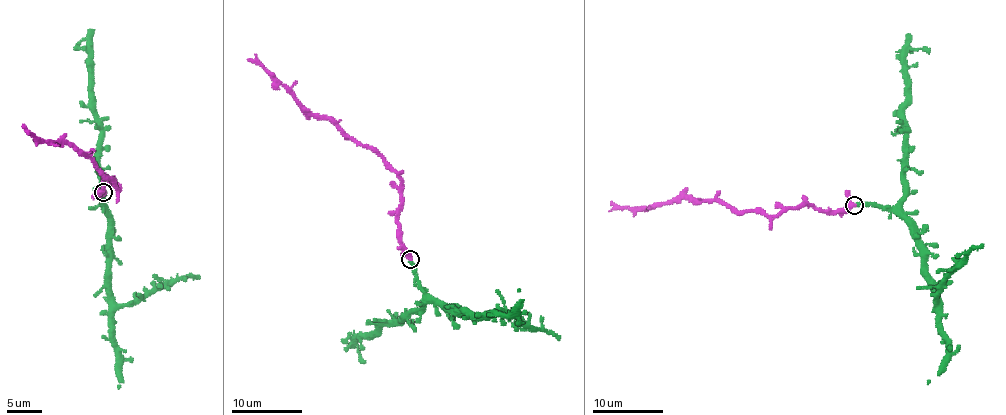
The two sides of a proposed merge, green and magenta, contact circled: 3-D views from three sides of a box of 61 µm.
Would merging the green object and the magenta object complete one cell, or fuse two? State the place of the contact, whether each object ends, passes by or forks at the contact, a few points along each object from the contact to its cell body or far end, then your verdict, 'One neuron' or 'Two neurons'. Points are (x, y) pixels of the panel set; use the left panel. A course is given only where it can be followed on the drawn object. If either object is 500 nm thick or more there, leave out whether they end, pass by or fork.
Place: (103, 192). At the ring green ends. At the ring magenta passes by. Course of green: (103, 191), (100, 199), (110, 221), (107, 277), (112, 299), (117, 304), (137, 303), (155, 291), (198, 276). Course of magenta: (103, 191), (98, 192), (112, 182), (120, 184), (118, 189), (77, 149), (33, 138), (22, 124). One neuron

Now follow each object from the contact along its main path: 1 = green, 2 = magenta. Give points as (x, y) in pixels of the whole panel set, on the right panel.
1: (855, 204), (884, 207), (907, 222), (920, 250), (923, 276), (936, 298), (948, 275), (983, 244)
2: (855, 204), (834, 210), (799, 204), (775, 215), (741, 213), (718, 200), (679, 199), (630, 210), (611, 201)

